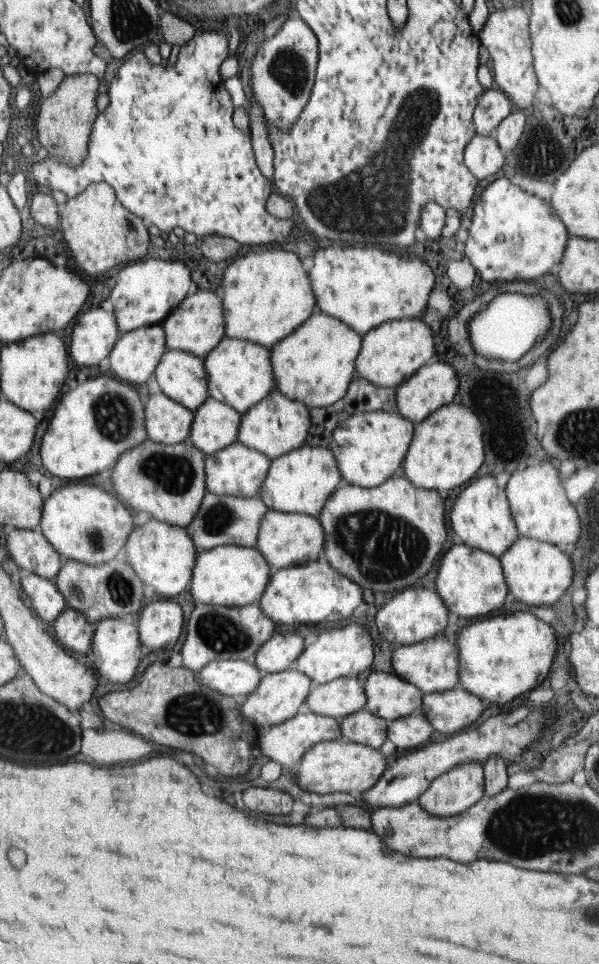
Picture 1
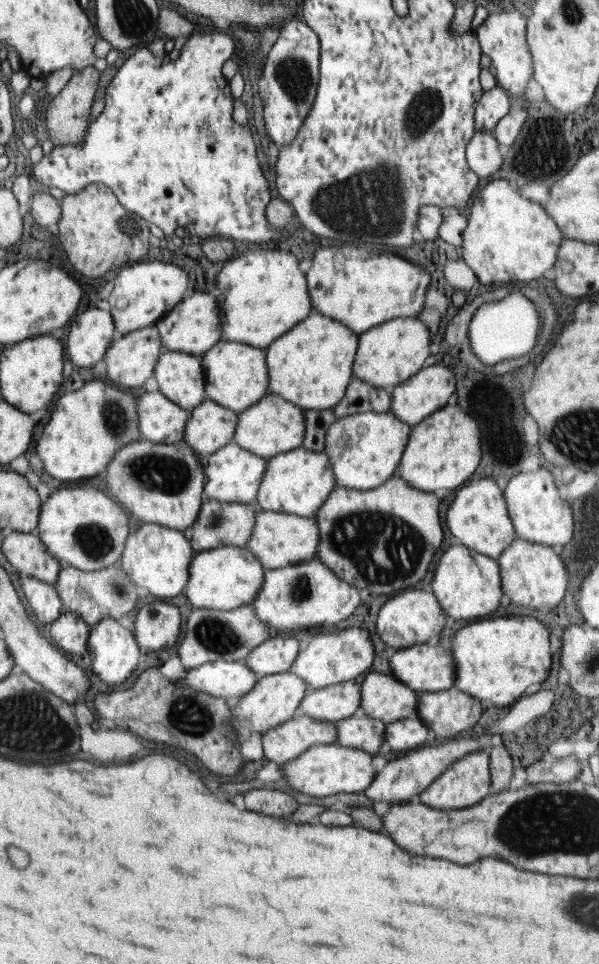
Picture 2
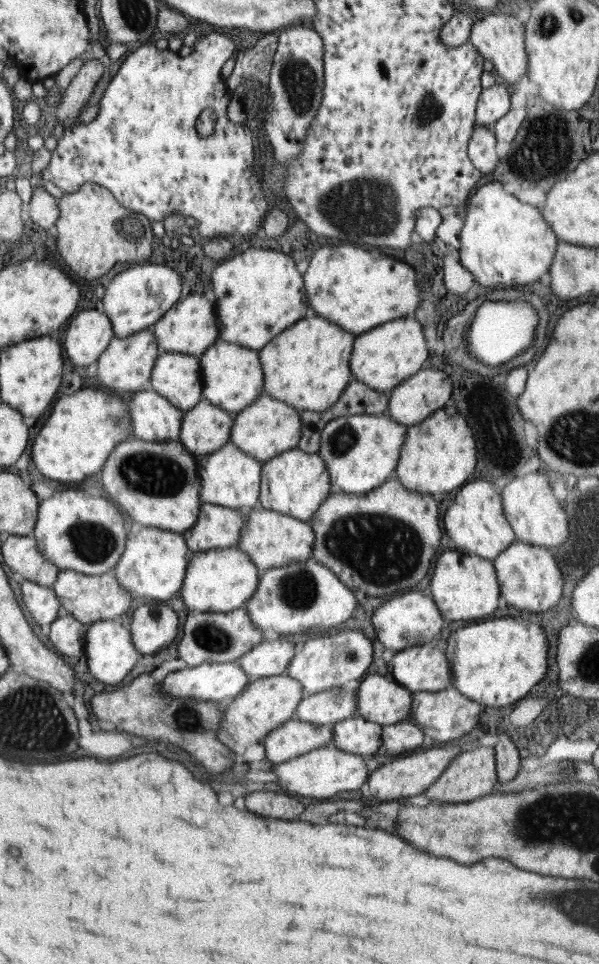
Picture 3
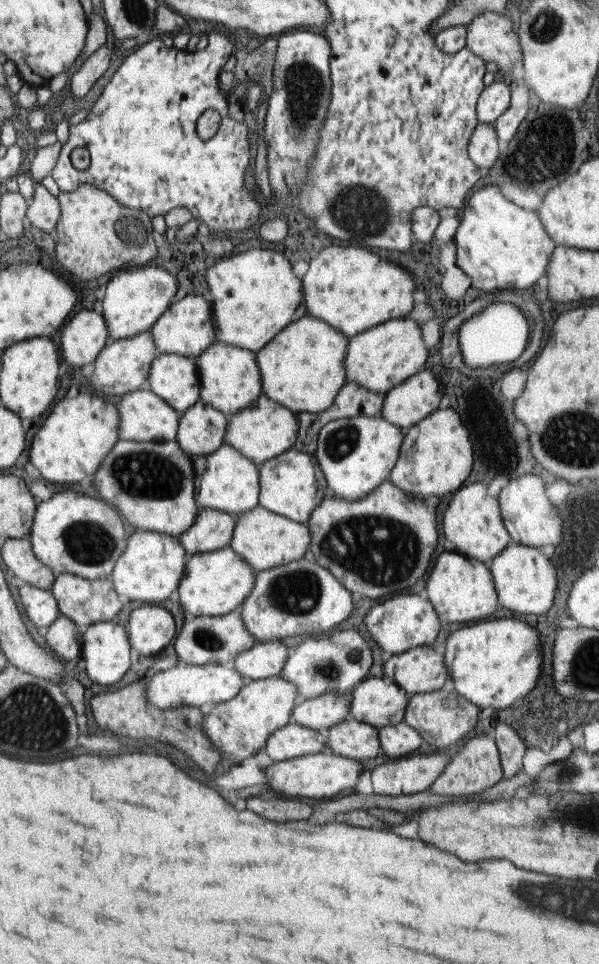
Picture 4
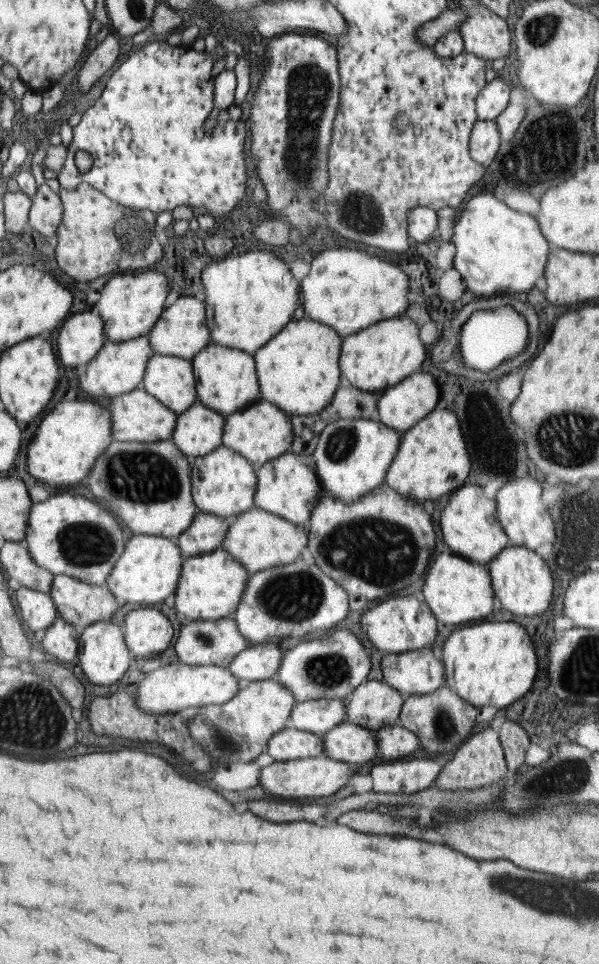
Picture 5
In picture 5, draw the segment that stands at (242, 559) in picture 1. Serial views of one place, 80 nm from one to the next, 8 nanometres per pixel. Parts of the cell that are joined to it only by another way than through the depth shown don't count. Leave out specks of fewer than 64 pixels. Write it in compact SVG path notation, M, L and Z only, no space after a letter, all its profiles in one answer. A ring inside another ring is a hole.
M222 548L214 550L212 553L188 557L182 568L182 576L179 580L179 588L175 590L175 609L178 614L184 614L184 618L192 621L212 621L220 618L232 616L243 598L248 586L251 574L247 567L240 563L235 556Z

